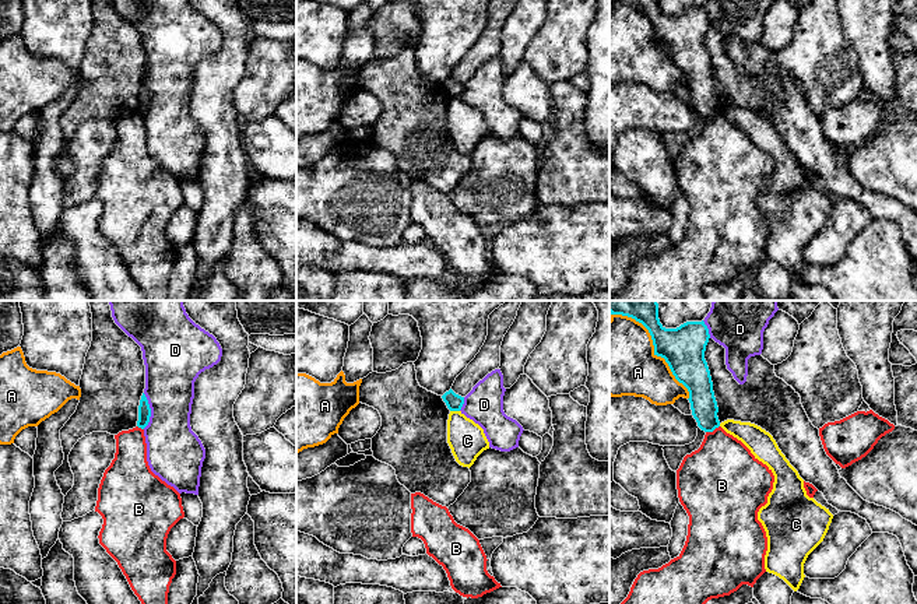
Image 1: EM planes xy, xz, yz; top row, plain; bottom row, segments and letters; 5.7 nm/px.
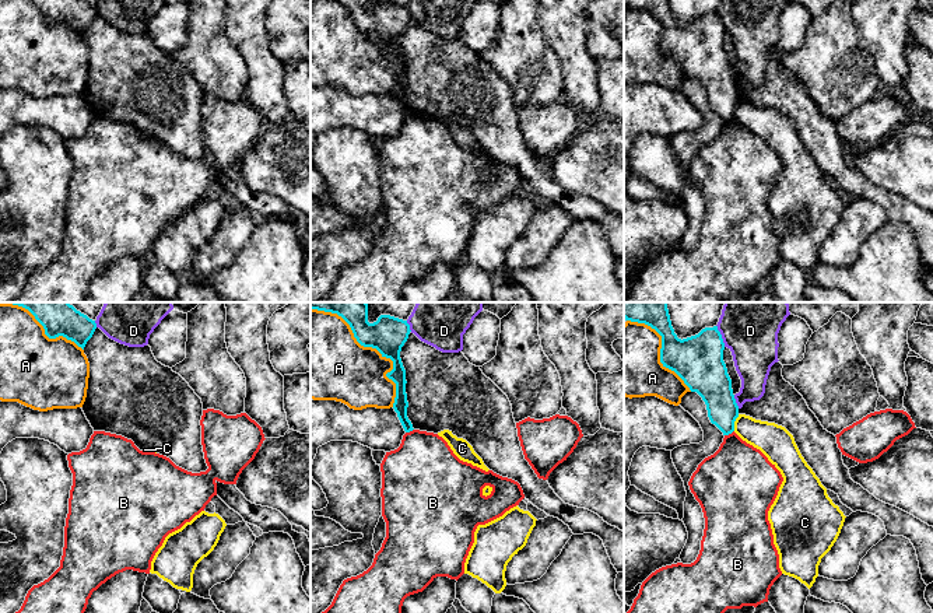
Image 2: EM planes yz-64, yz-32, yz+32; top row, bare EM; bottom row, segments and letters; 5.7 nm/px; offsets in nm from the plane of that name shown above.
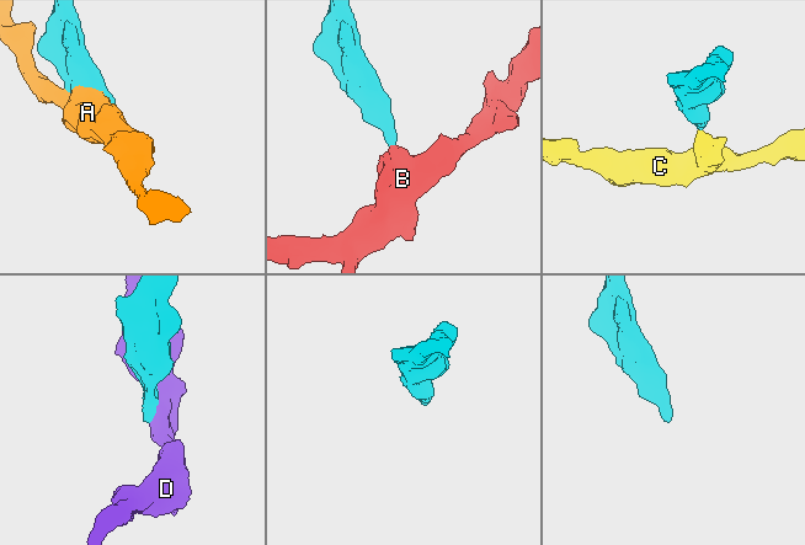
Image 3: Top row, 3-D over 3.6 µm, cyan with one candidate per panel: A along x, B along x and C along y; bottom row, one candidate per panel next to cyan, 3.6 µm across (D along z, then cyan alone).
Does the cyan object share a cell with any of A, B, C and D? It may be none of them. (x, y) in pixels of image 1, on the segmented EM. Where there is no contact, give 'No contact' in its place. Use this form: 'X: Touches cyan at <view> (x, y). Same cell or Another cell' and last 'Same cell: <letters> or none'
A: Touches cyan at yz (654, 348). Another cell
B: Touches cyan at yz (712, 431). Another cell
C: Touches cyan at xz (455, 410). Another cell
D: Touches cyan at xy (150, 411). Another cell
Same cell: none

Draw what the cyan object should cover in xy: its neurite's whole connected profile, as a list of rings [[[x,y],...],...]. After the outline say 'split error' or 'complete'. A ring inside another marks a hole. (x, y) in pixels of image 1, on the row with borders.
[[[143,393],[141,400],[140,400],[140,405],[138,405],[137,426],[144,429],[150,422],[150,417],[151,417],[151,408],[150,408],[145,394]]]; complete

